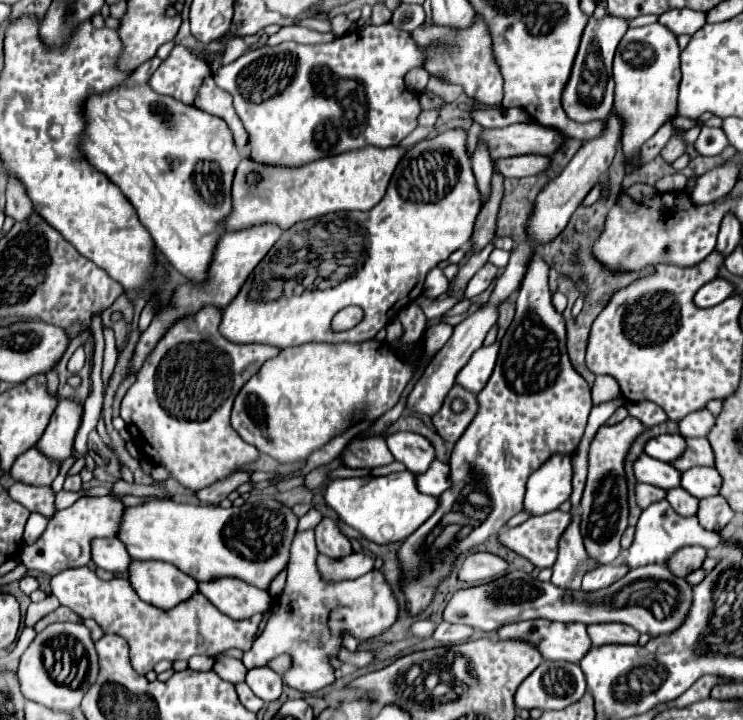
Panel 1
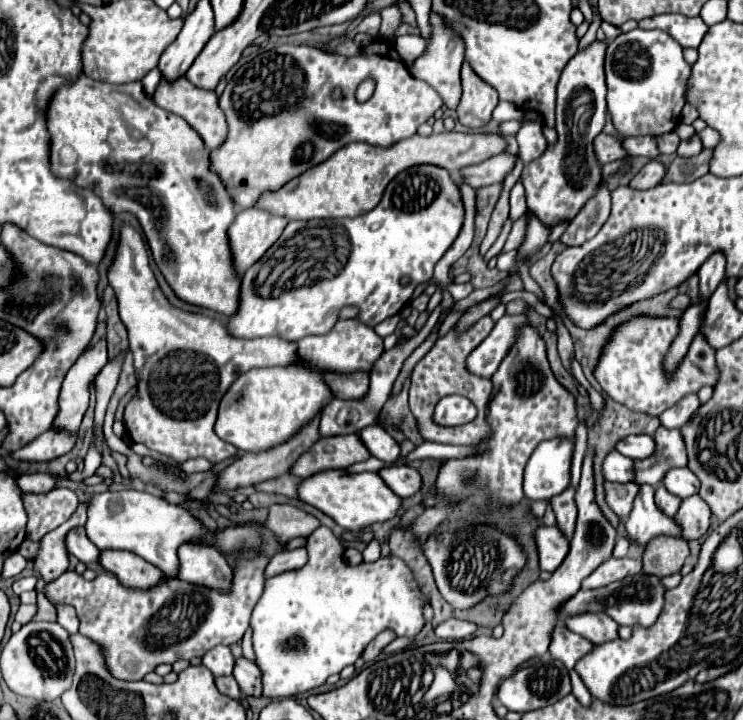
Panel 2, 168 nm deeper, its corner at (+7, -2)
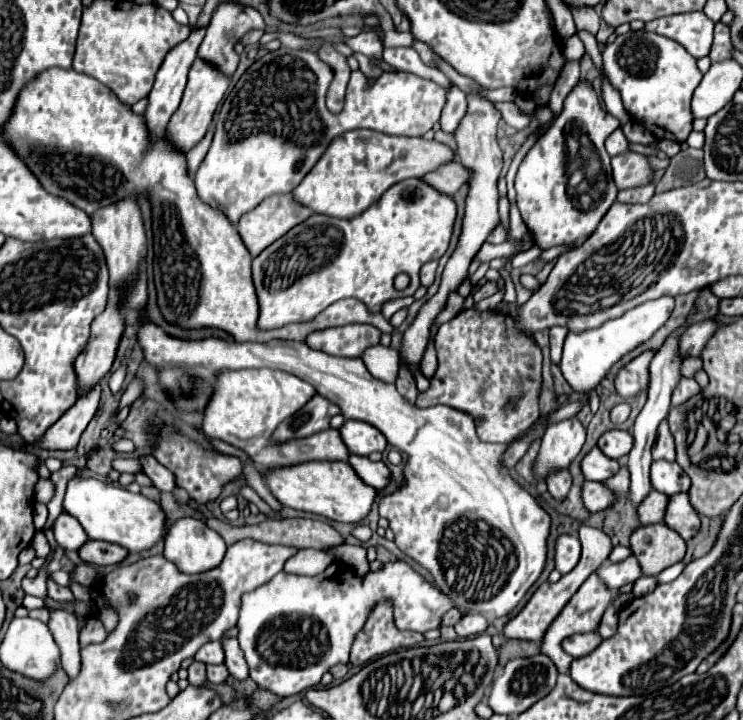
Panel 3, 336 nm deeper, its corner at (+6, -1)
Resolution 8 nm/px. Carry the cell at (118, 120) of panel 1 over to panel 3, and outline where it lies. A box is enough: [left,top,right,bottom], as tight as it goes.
[6,69,394,341]

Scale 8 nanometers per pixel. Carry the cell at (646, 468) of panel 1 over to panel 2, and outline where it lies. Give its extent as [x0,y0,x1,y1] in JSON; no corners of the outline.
[603,450,633,482]

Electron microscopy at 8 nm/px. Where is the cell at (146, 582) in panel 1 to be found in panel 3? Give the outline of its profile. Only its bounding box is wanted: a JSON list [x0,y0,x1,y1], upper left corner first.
[80,541,128,565]

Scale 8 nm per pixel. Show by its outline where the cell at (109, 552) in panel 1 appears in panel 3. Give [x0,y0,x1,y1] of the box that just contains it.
[54,513,88,551]

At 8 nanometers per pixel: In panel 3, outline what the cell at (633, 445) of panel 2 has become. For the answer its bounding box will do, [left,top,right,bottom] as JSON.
[598,429,634,459]

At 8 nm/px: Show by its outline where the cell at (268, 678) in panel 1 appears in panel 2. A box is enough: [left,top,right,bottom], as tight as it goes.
[233,656,261,696]

